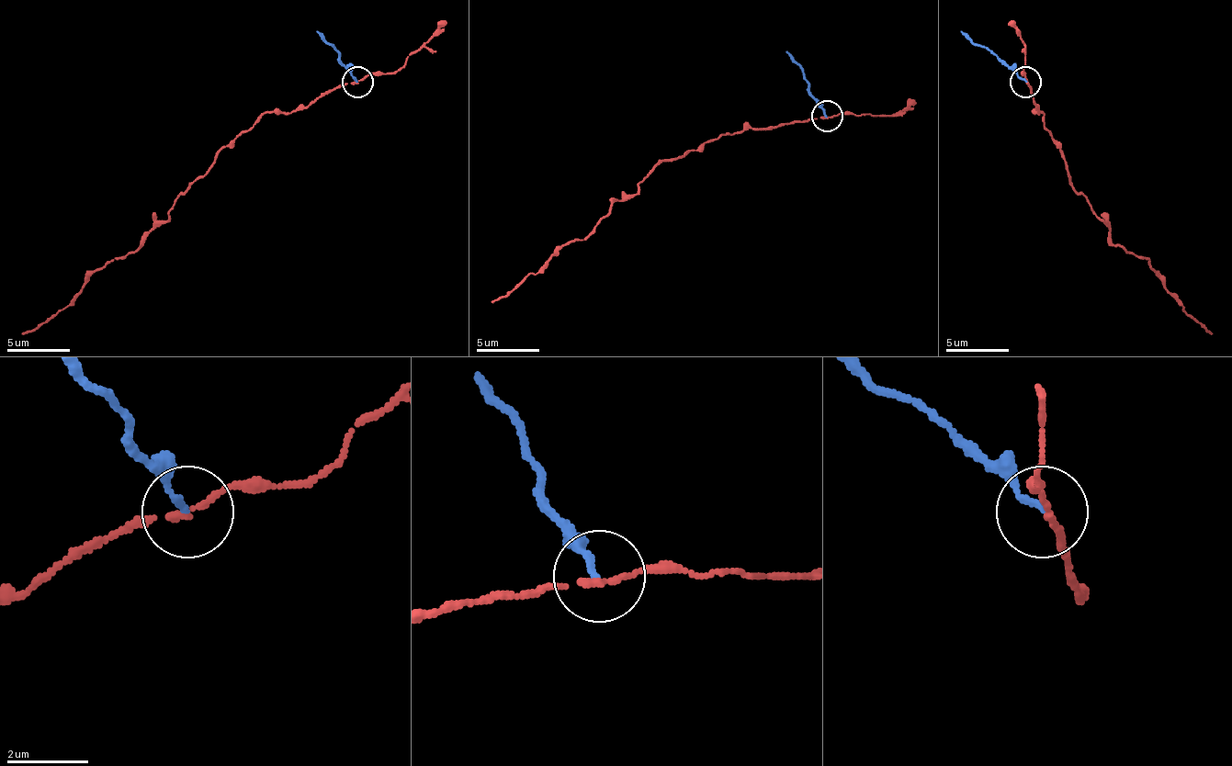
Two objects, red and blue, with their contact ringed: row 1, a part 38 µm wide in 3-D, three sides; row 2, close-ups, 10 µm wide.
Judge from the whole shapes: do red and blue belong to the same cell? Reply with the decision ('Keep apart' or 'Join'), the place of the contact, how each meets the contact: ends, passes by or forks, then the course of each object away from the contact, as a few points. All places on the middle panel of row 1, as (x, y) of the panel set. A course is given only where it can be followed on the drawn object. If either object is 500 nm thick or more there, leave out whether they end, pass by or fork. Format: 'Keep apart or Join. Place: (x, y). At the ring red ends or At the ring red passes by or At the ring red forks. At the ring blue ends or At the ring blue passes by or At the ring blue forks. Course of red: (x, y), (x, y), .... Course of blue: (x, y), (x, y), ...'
Keep apart. Place: (827, 116). At the ring red passes by. At the ring blue ends. Course of red: (826, 117), (709, 139), (684, 157), (662, 161), (583, 239), (568, 242), (536, 274), (491, 302). Course of blue: (826, 117), (810, 82), (785, 50)

